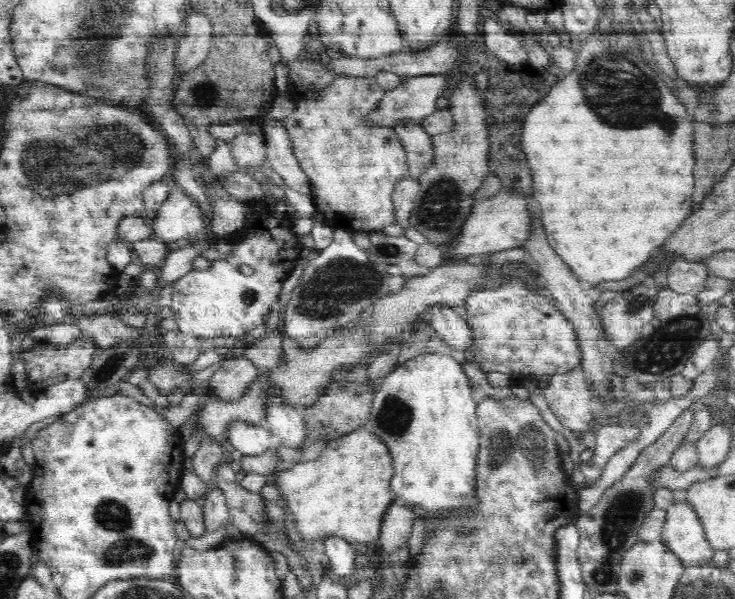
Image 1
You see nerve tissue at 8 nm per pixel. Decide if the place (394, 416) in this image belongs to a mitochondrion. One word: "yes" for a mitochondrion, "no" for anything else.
yes

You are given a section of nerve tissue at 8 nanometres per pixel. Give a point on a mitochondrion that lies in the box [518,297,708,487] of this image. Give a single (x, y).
(667, 344)

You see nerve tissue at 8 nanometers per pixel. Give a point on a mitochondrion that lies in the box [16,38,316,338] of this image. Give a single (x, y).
(104, 152)

